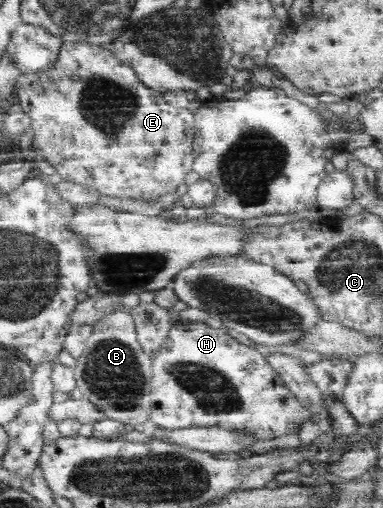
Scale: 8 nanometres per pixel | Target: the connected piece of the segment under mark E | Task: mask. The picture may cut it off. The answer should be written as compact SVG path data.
M63 41L60 51L60 58L56 65L44 72L44 74L30 74L25 76L21 74L17 79L16 96L19 98L18 104L20 108L30 115L31 126L29 132L31 133L31 148L40 154L44 160L51 164L53 174L57 179L72 181L76 184L85 184L99 190L106 196L115 196L118 198L130 198L138 200L146 200L152 202L160 196L168 193L174 193L179 190L179 187L186 174L192 172L192 162L195 159L193 152L193 144L195 139L195 116L193 107L175 108L173 105L168 104L163 97L163 93L153 88L148 88L142 84L138 79L136 71L130 65L120 61L116 58L109 48L100 48L98 45L93 44L80 44L72 41Z

